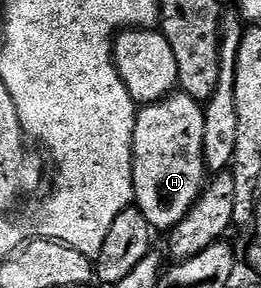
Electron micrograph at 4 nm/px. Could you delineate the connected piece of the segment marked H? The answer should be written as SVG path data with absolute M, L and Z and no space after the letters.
M173 92L160 102L140 106L134 124L132 141L132 196L135 209L146 216L153 231L171 231L190 212L192 205L200 199L200 191L206 185L206 163L204 161L204 112L201 103L189 94Z

